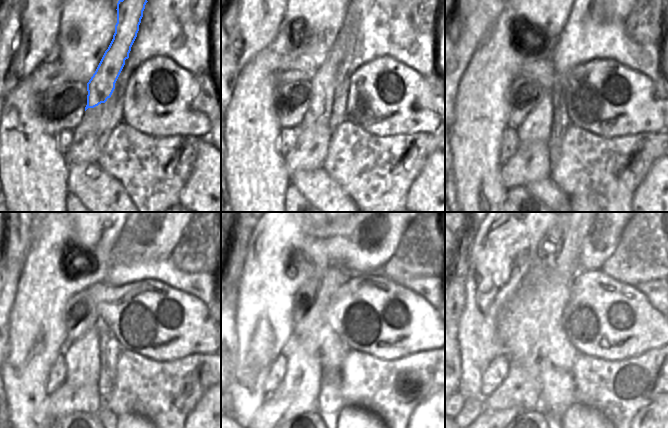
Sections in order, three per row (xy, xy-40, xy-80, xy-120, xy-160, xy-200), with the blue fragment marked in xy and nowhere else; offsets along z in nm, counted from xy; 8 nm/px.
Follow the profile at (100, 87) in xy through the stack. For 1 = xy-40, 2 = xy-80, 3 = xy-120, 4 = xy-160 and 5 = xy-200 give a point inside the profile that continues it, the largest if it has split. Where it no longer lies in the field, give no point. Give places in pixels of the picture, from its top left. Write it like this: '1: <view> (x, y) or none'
1: xy-40 (325, 80)
2: xy-80 (537, 125)
3: xy-120 (82, 362)
4: xy-160 (302, 377)
5: xy-200 (519, 388)

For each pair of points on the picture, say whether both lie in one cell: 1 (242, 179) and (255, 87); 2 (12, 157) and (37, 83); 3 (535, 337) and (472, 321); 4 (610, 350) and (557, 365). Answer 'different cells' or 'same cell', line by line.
1: same cell
2: same cell
3: different cells
4: different cells

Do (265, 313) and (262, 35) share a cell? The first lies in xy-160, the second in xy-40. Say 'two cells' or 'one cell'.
two cells

